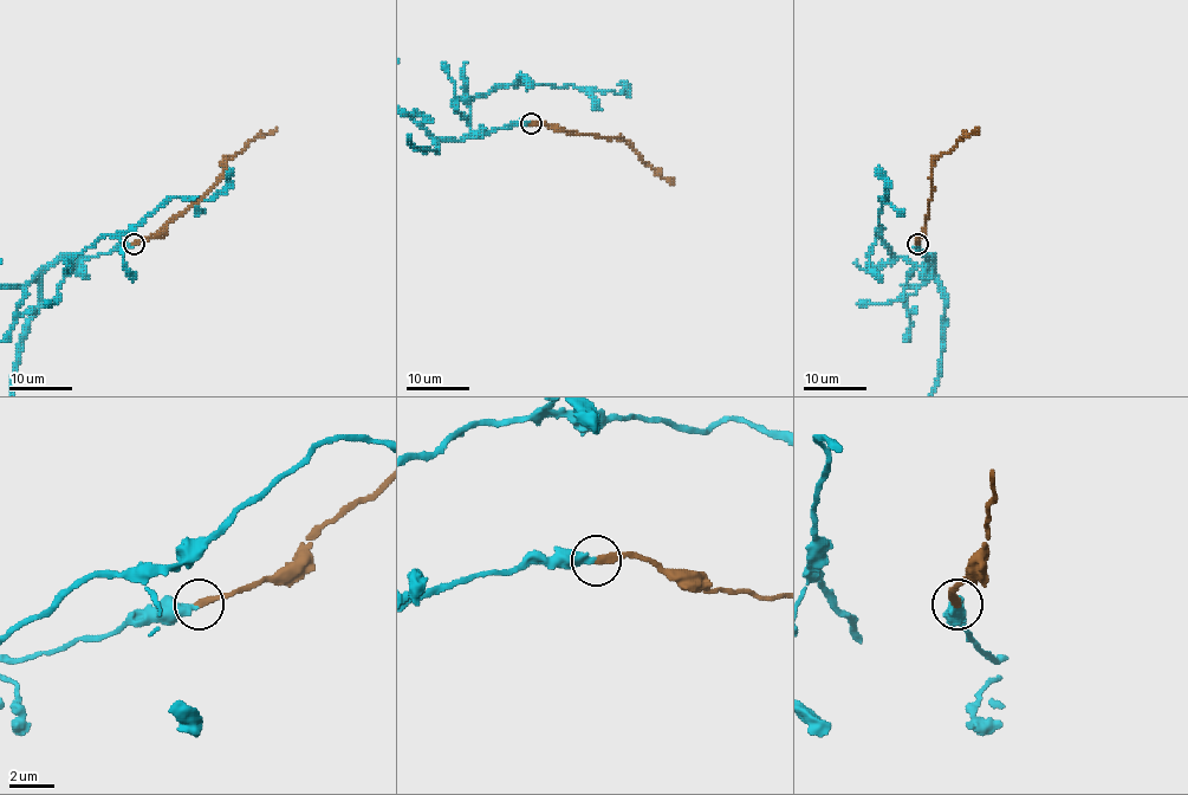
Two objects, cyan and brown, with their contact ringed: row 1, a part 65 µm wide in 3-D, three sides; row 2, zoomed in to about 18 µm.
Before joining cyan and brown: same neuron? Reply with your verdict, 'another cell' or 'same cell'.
same cell

